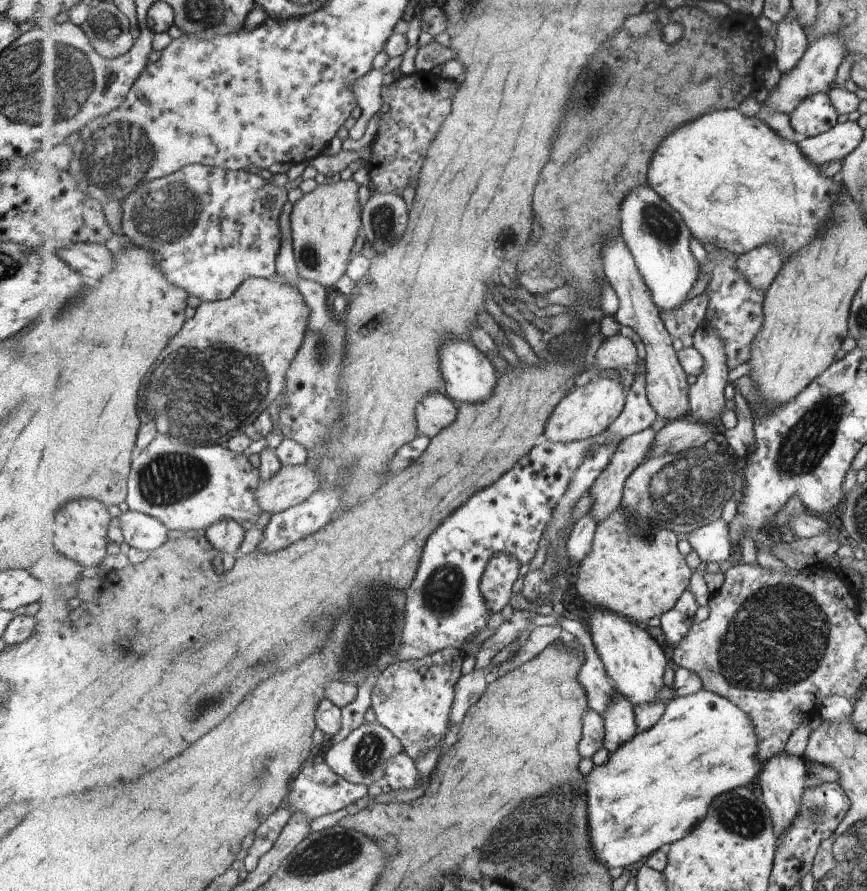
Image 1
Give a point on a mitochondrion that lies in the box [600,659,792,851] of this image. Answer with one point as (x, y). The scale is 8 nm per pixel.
(739, 814)

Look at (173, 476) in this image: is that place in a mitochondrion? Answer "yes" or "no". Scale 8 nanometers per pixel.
yes

